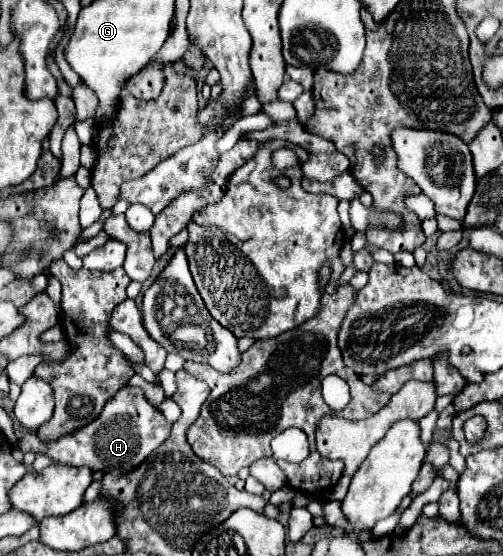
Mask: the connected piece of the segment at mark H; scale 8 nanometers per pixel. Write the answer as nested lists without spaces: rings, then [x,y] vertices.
[[[122,387],[114,401],[106,403],[106,409],[100,413],[96,421],[90,425],[78,429],[70,437],[62,437],[62,441],[52,443],[40,443],[36,433],[26,433],[22,439],[18,439],[16,447],[22,453],[46,453],[54,463],[74,465],[74,467],[90,467],[92,471],[112,471],[112,473],[126,473],[140,465],[166,437],[170,435],[170,423],[164,419],[164,415],[152,407],[144,399],[144,391],[138,387]]]

